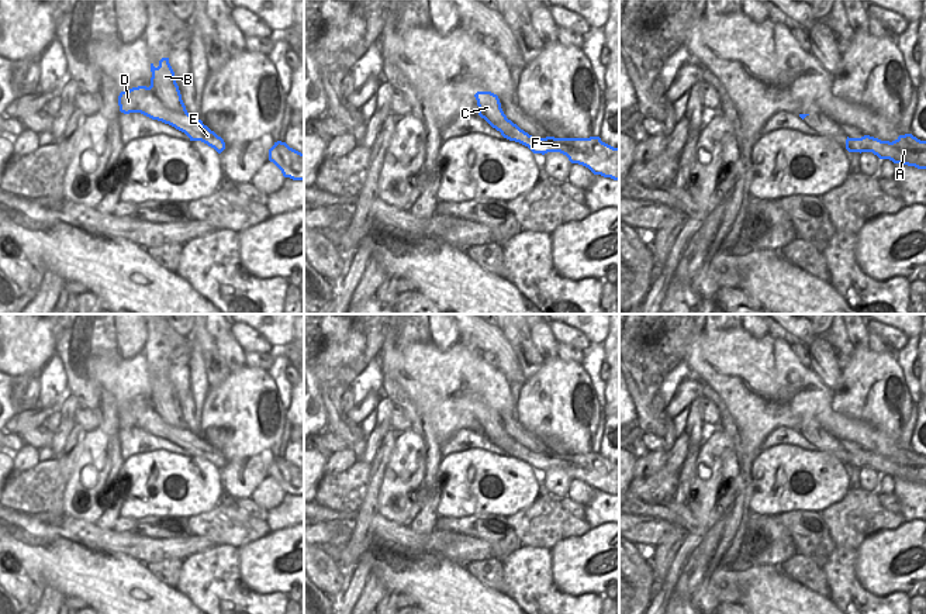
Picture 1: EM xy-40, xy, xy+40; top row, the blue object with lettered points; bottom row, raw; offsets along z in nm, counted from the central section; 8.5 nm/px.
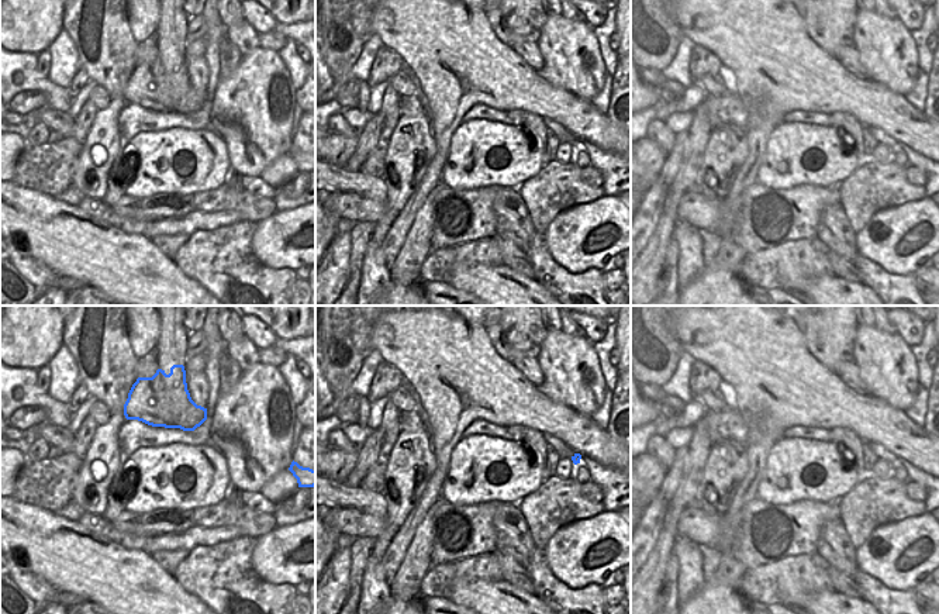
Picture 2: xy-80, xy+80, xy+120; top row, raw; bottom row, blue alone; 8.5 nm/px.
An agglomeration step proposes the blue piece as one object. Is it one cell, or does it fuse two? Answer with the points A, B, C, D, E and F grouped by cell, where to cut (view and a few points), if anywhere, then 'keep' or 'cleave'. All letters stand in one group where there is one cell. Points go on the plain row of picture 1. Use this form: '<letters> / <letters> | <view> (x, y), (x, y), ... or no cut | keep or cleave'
A B C D E F | no cut | keep

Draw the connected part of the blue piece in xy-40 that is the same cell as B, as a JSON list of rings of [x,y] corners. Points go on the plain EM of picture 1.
[[[162,373],[158,383],[151,379],[151,387],[149,403],[138,401],[120,408],[120,427],[141,428],[169,439],[184,448],[190,456],[201,456],[221,469],[225,465],[224,455],[187,428],[169,373]]]

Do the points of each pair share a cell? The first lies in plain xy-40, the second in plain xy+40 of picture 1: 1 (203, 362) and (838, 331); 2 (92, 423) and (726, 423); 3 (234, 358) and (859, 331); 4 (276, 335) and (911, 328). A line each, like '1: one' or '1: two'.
1: one
2: two
3: one
4: one

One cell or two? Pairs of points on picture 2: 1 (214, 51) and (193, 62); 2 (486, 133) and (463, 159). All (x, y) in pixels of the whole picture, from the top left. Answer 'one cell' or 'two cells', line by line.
1: two cells
2: one cell

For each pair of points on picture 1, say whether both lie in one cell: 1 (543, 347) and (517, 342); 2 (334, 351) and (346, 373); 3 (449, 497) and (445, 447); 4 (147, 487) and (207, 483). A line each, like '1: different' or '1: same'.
1: different
2: different
3: different
4: same

